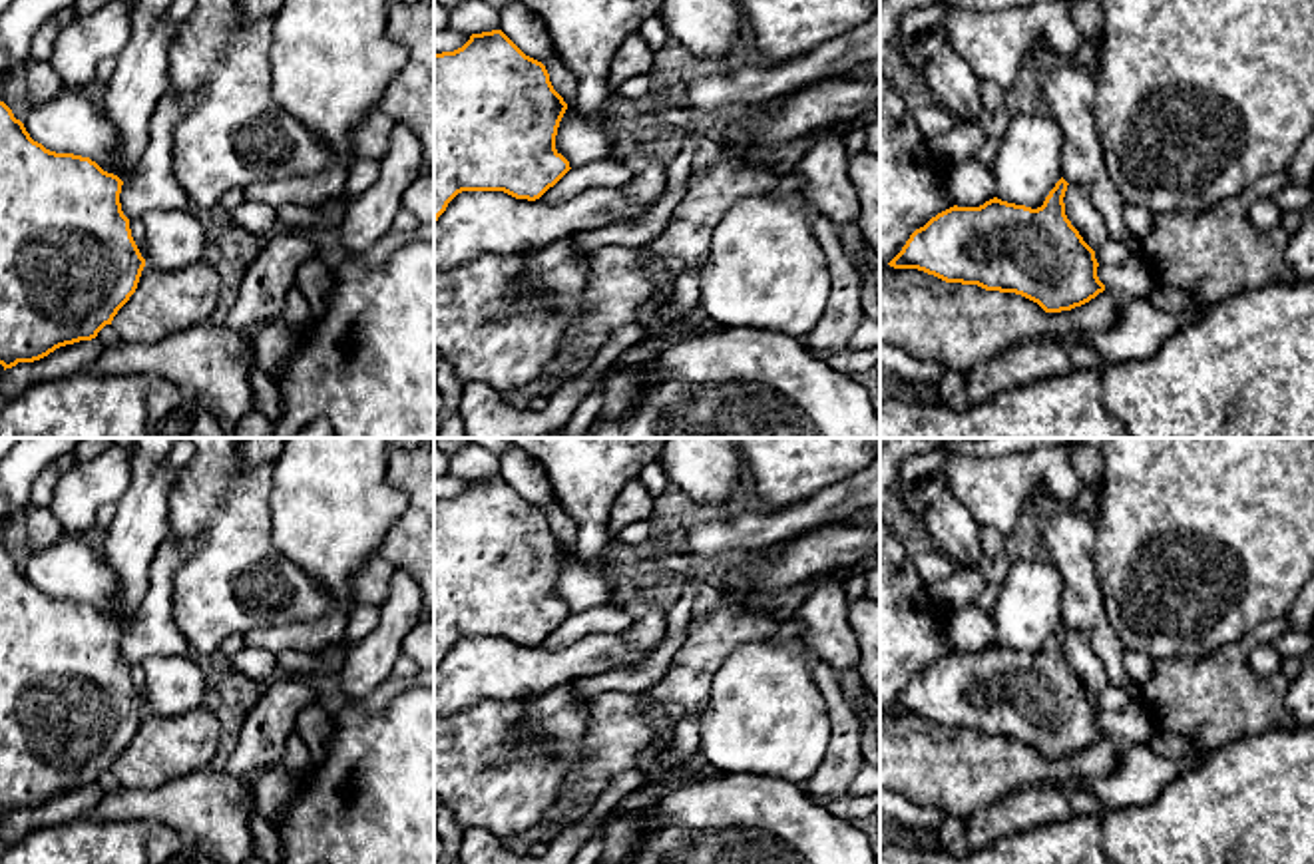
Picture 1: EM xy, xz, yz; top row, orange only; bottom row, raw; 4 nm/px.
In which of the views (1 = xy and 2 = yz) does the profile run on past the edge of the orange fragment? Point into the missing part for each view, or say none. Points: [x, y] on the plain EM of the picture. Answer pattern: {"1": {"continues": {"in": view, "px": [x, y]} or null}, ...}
{"1": {"continues": null}, "2": {"continues": null}}

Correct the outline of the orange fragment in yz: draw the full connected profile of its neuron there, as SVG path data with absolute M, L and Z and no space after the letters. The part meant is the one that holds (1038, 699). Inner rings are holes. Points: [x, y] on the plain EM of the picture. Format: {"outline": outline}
{"outline": "M1061 623L1037 655L997 643L980 653L954 651L916 675L888 711L918 715L946 729L1015 739L1037 749L1045 758L1081 753L1103 739L1105 731L1097 723L1095 697L1065 661L1067 631Z"}

